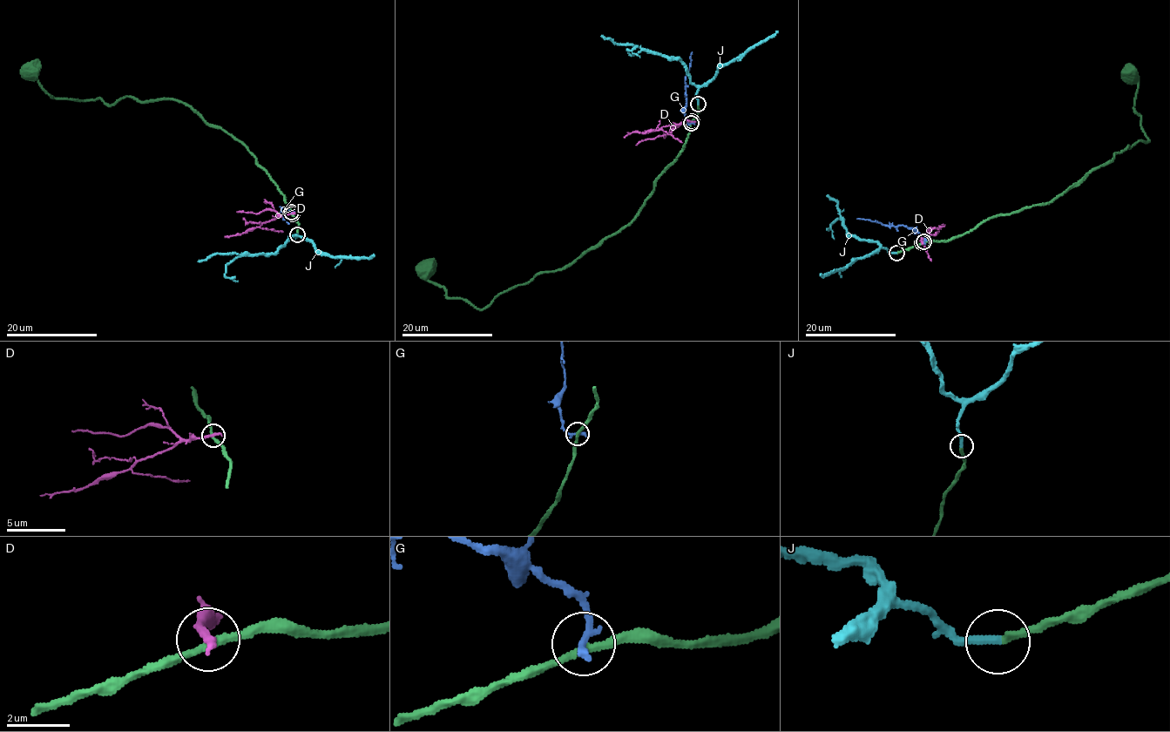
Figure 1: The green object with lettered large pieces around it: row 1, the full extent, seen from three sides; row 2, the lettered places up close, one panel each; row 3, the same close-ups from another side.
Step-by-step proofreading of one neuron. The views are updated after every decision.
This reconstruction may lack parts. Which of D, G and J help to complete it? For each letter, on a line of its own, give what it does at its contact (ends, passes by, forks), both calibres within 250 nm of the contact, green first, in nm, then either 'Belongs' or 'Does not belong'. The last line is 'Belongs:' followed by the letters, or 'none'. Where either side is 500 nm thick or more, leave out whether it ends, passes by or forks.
D: It ends there. Thickness 240 nm (green) against 280 nm. Does not belong
G: It ends there. Thickness 220 nm (green) against 300 nm. Does not belong
J: It ends there. Thickness 240 nm (green) against 280 nm. Belongs
Belongs: J

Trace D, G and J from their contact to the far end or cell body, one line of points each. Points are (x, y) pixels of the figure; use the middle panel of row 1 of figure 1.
D: (692, 121), (684, 120), (659, 130), (628, 132), (624, 137)
G: (691, 123), (684, 116), (685, 78), (692, 51)
J: (697, 105), (696, 87), (691, 83), (686, 65), (677, 58), (647, 53), (639, 46), (618, 45), (600, 36)

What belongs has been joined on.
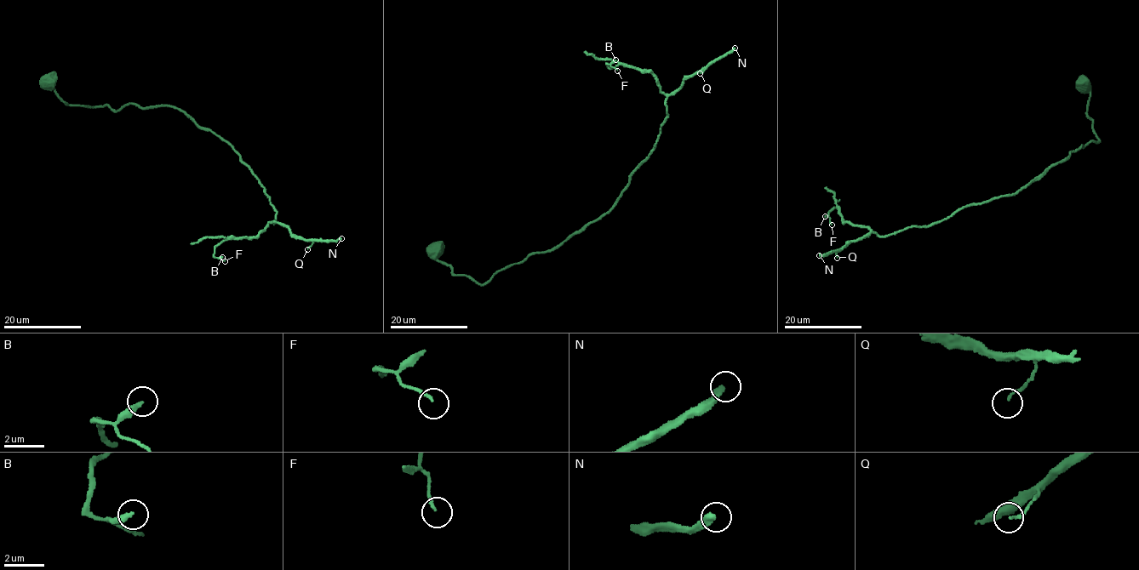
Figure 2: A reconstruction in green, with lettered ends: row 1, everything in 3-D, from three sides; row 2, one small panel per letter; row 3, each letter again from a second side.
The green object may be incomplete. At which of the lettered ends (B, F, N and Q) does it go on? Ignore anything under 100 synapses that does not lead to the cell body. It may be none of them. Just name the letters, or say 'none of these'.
N

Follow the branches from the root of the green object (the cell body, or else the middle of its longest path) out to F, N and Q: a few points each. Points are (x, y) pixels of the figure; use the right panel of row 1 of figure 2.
F: (1083, 83), (1099, 143), (1070, 151), (1015, 192), (887, 236), (843, 222), (838, 206), (829, 213), (832, 225)
N: (1083, 83), (1099, 143), (1070, 151), (1014, 193), (958, 208), (928, 226), (887, 236), (872, 232), (819, 255)
Q: (1083, 83), (1099, 143), (1070, 151), (1014, 193), (928, 226), (872, 232), (837, 258)

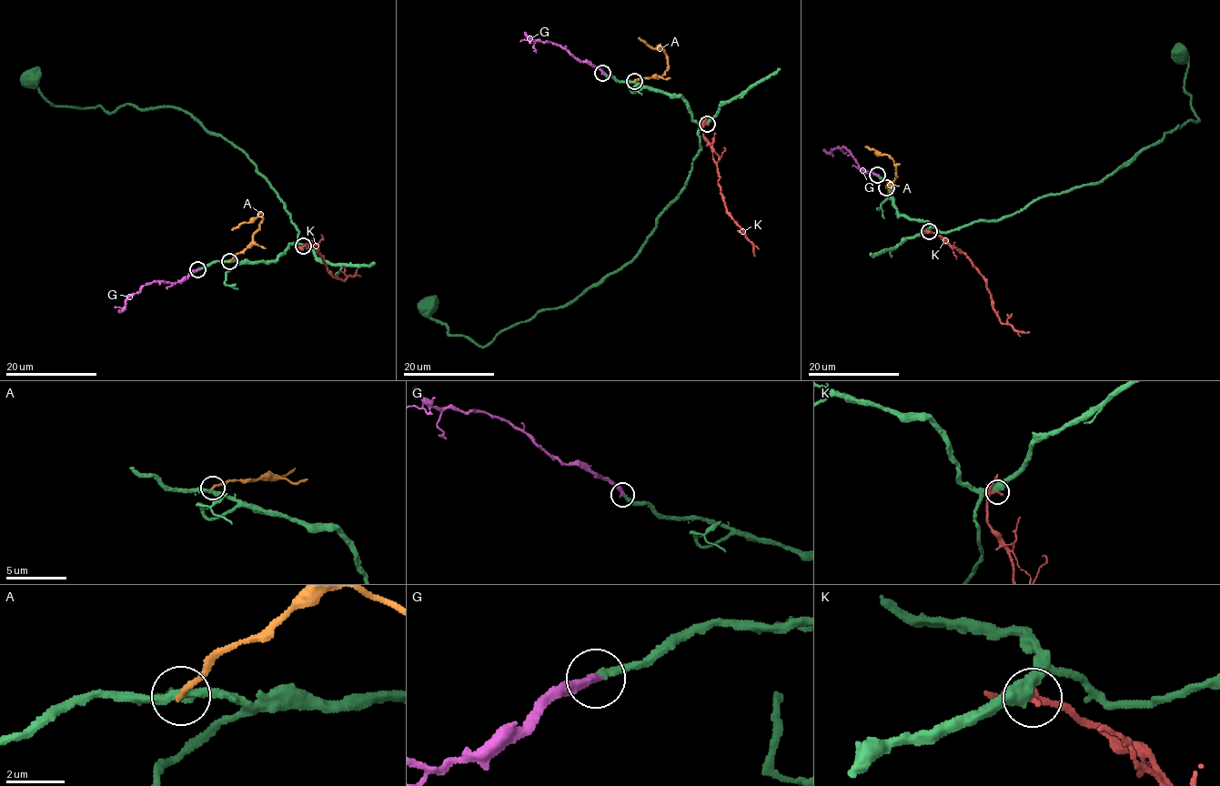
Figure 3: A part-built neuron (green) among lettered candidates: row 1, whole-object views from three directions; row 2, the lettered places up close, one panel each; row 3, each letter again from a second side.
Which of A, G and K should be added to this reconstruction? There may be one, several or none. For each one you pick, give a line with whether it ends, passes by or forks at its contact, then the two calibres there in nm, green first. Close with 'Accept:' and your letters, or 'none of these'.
G: it ends | 260/300 nm
Accept: G

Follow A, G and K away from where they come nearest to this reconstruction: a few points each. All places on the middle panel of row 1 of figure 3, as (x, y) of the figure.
A: (634, 81), (665, 74), (668, 63), (665, 50), (650, 48), (639, 37)
G: (602, 73), (551, 42), (530, 38), (519, 41)
K: (706, 124), (702, 126), (702, 134), (711, 149), (719, 178), (718, 184), (727, 213), (752, 245), (755, 256)

